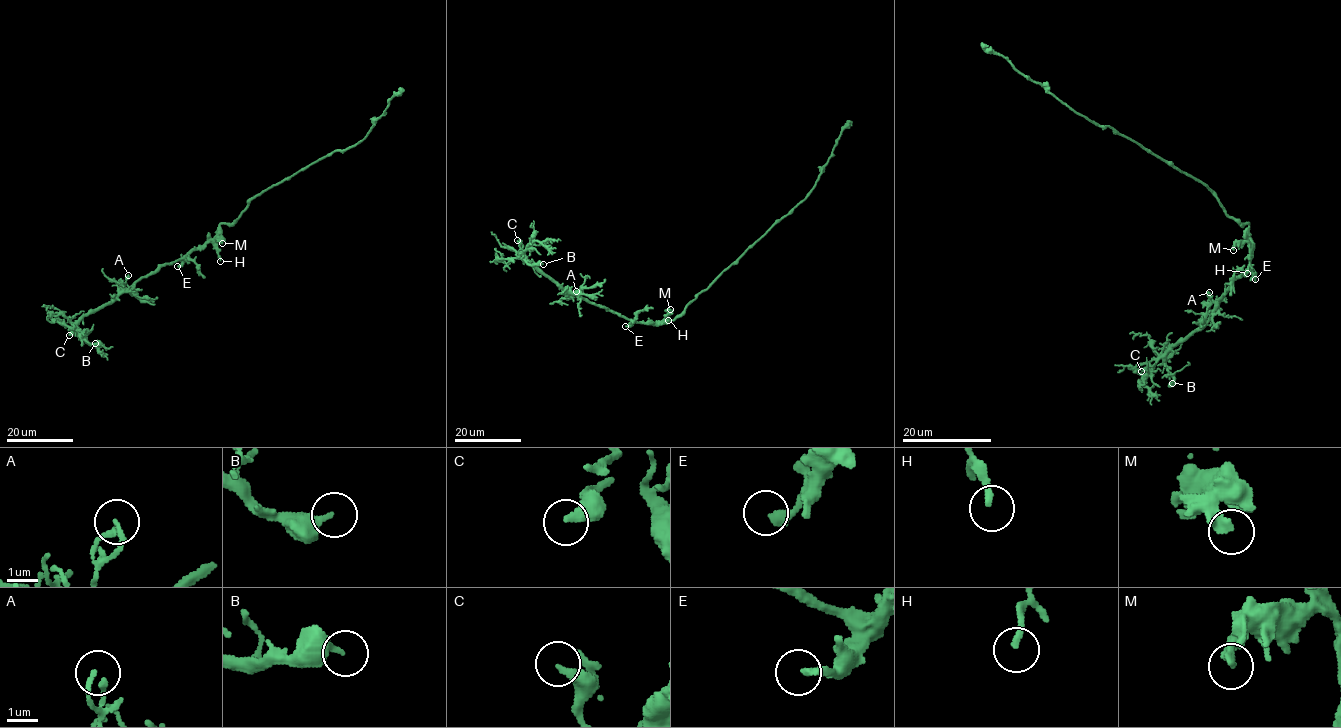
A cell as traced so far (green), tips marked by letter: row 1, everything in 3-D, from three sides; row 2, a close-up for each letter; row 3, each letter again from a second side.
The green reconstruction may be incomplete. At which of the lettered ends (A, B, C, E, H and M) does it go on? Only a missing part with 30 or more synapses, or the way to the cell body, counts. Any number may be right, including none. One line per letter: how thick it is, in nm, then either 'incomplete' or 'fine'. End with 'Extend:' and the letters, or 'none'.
A: 140 nm thick; fine
B: 360 nm thick; fine
C: 360 nm thick; incomplete
E: 260 nm thick; fine
H: 200 nm thick; fine
M: 320 nm thick; fine
Extend: C

